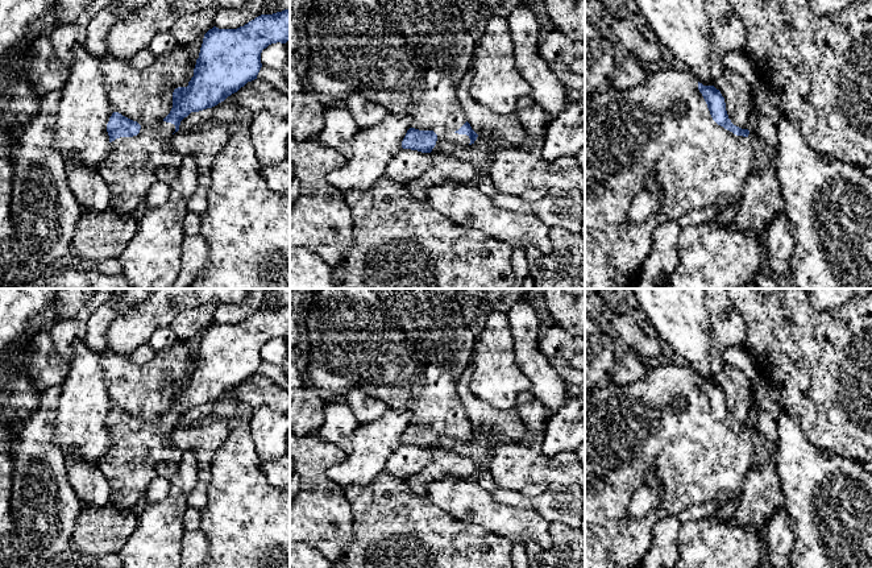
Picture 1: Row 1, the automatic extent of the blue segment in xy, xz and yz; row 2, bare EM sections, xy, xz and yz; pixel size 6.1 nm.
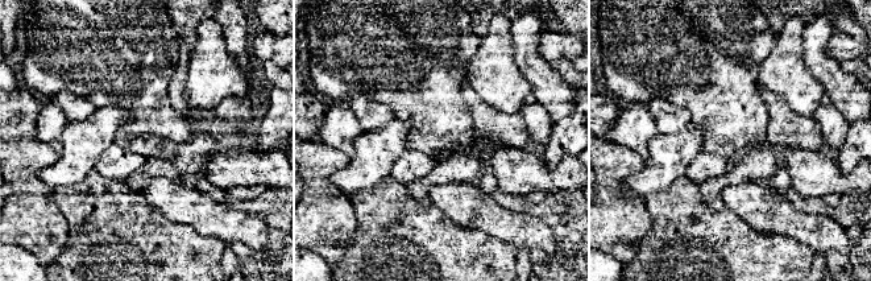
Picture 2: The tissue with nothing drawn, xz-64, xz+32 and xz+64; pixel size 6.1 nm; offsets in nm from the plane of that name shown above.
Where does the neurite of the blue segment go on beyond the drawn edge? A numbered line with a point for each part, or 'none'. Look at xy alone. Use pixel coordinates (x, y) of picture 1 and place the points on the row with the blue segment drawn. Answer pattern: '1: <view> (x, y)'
1: xy (129, 170)

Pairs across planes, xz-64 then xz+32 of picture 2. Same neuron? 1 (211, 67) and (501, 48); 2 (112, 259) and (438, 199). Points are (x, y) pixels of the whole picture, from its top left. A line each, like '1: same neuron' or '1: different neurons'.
1: same neuron
2: different neurons

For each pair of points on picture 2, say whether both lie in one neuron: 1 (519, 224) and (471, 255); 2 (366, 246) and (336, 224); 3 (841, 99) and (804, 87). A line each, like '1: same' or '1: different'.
1: different
2: different
3: different

